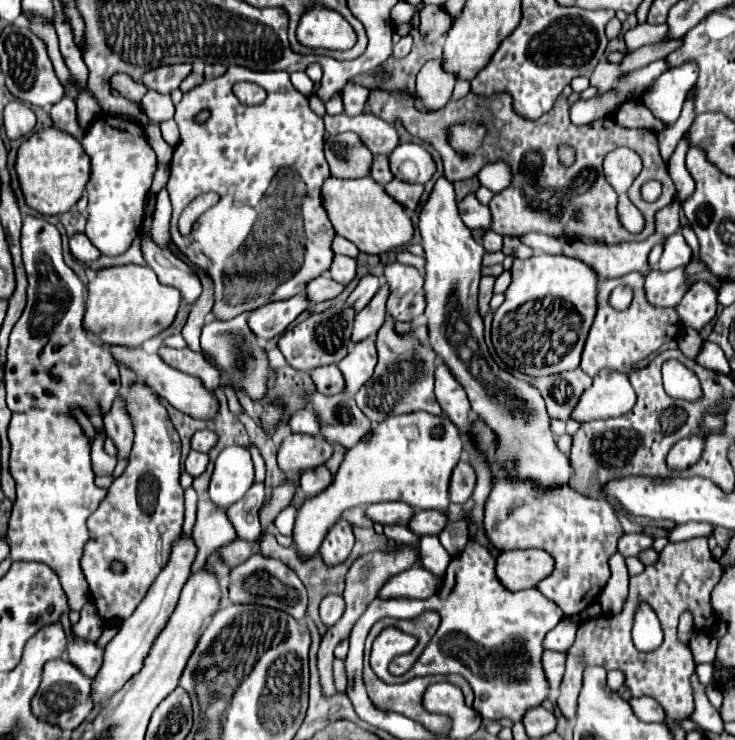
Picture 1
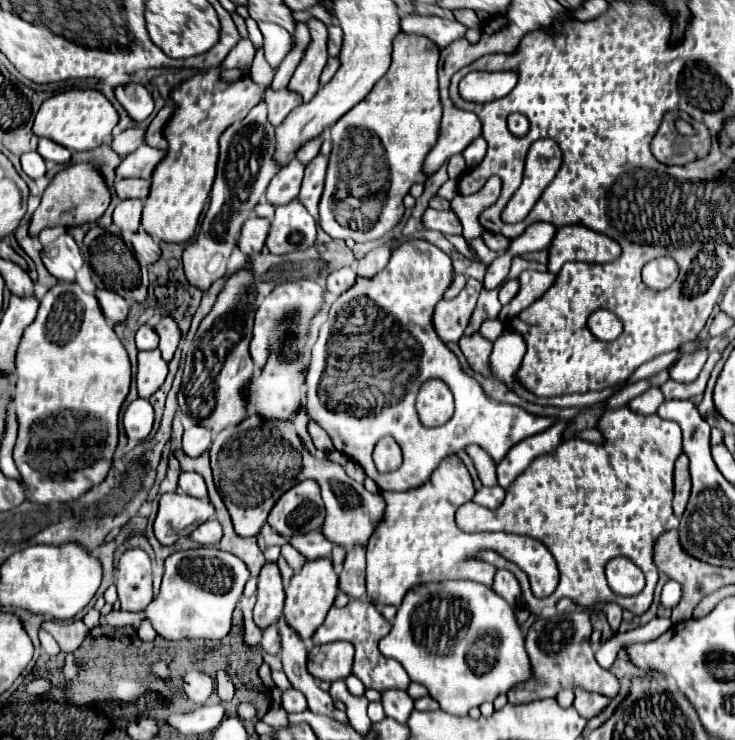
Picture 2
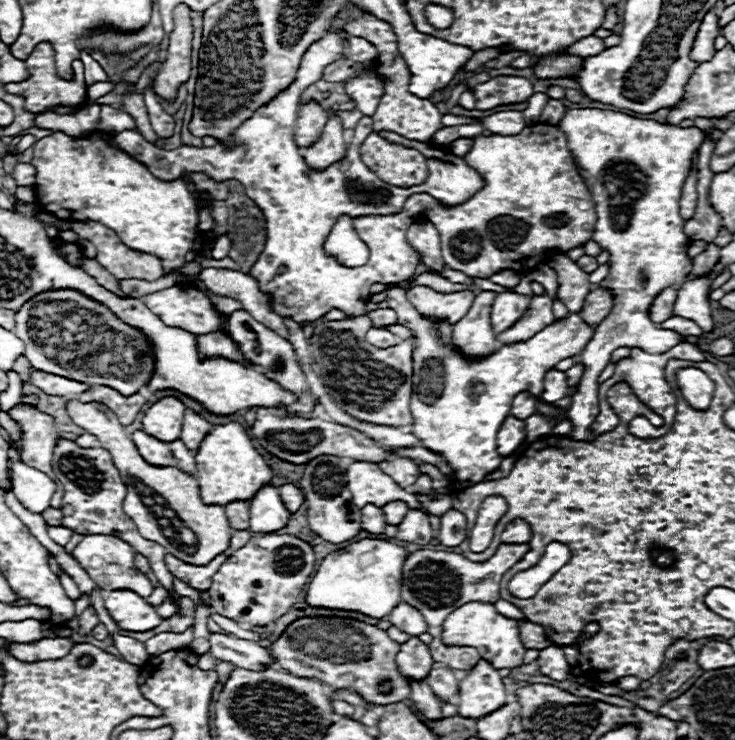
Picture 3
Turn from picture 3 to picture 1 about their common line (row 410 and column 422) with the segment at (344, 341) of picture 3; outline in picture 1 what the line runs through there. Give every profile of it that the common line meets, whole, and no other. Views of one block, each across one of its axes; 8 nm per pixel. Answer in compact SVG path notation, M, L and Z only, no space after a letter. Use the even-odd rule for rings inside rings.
M386 318L384 326L376 336L378 348L378 364L374 370L372 380L368 380L356 394L358 408L372 420L382 422L388 416L396 414L410 414L410 412L430 412L442 414L434 398L434 368L436 368L436 354L422 346L414 336L398 336L392 328L392 318Z

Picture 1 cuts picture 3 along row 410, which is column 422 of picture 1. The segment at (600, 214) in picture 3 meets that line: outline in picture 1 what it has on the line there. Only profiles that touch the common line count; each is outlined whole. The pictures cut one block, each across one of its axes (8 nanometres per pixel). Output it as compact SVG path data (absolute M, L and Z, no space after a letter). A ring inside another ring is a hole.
M412 566L410 570L390 578L386 586L380 590L380 598L396 598L396 596L430 598L432 594L436 594L438 586L440 586L438 576L424 570L422 566Z

